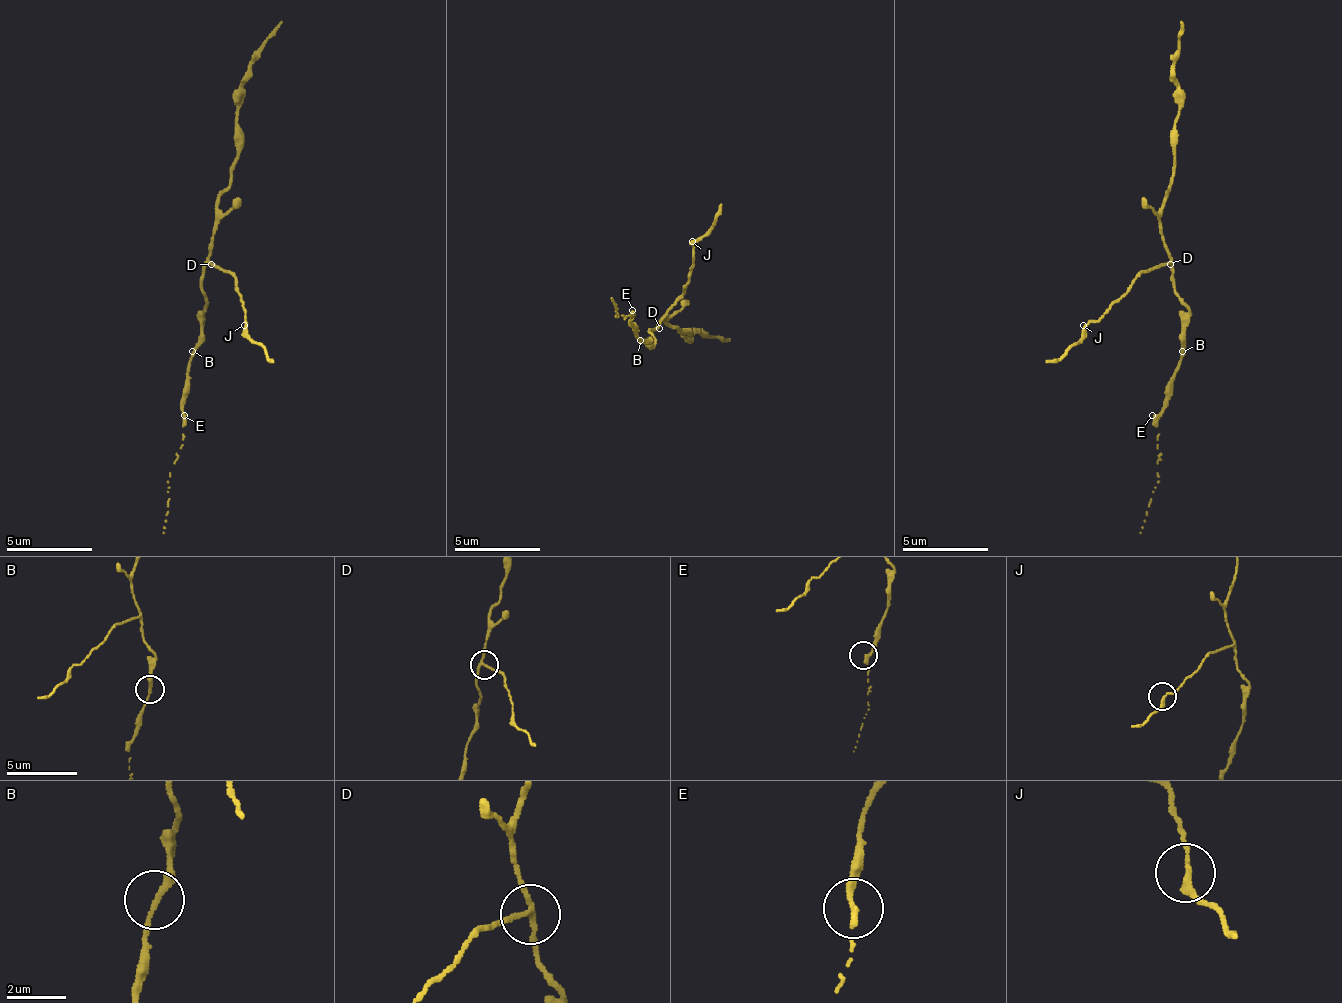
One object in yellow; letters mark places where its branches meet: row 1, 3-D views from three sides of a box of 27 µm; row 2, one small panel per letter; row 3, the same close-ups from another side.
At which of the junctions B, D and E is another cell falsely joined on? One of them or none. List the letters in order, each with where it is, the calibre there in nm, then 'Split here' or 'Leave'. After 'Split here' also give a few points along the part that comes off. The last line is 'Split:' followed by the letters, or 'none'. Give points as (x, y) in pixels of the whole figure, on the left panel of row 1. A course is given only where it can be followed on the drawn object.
B: Place: (192, 351). Thickness 190 nm. Leave
D: Place: (211, 264). Thickness 160 nm. Split here. Course of the part to remove: (210, 265), (235, 282), (244, 329), (274, 364)
E: Place: (184, 415). Thickness 200 nm. Leave
Split: D

